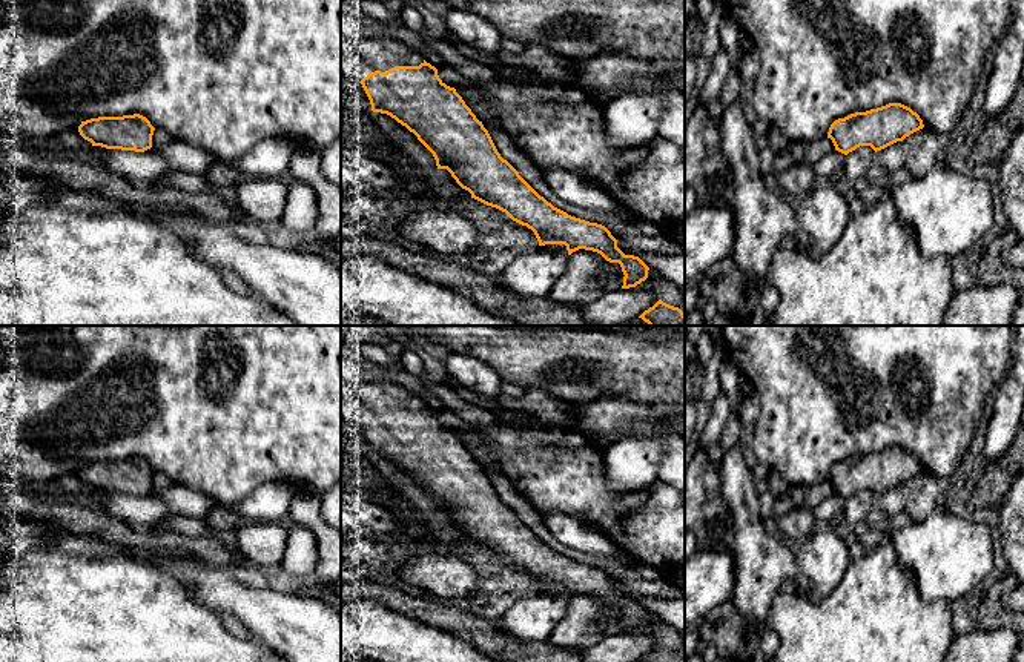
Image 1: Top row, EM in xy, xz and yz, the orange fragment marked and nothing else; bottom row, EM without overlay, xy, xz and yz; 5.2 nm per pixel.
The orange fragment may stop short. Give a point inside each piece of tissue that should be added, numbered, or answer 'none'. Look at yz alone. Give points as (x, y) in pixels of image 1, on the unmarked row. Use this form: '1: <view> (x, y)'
none

